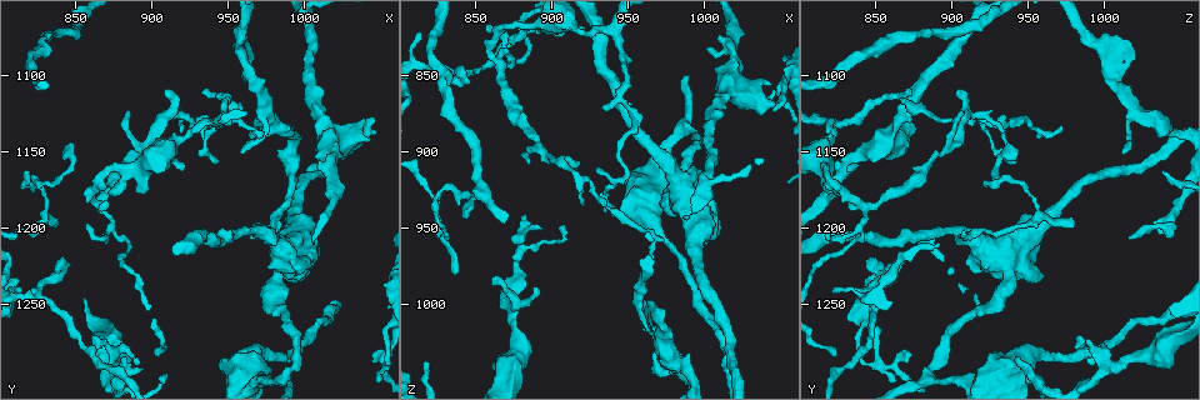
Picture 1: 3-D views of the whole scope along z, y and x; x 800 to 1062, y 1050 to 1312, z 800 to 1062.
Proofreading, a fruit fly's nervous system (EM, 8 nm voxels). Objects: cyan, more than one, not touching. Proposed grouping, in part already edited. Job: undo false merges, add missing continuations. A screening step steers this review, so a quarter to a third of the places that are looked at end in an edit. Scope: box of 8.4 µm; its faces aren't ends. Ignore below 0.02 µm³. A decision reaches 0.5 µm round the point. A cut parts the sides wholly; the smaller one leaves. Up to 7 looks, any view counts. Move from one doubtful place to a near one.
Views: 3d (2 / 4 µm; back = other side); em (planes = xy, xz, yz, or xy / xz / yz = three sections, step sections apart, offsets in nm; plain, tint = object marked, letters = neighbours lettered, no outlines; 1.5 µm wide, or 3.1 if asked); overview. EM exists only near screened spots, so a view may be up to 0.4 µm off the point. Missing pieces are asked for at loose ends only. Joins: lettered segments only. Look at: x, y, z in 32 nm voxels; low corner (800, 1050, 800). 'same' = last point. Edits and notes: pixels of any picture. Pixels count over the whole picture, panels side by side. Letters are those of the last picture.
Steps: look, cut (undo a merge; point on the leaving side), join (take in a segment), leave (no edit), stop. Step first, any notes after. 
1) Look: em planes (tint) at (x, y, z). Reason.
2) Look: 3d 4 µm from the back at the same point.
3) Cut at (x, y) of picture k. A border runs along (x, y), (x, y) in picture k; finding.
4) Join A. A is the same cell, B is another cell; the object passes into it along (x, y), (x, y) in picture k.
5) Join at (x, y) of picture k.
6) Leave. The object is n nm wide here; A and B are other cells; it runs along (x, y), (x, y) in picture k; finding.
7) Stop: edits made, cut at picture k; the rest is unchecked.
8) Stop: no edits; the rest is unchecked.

Look: 3d 4 µm from the back at (944, 1114, 860). Abrupt turn.

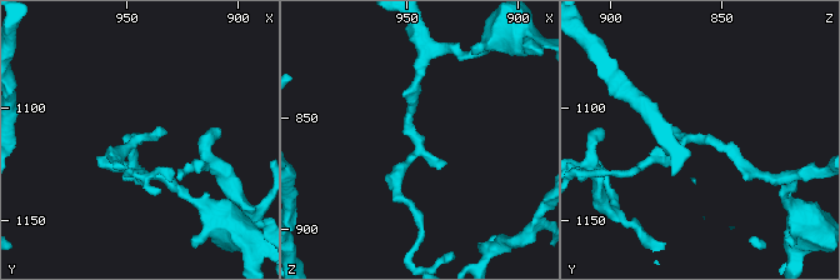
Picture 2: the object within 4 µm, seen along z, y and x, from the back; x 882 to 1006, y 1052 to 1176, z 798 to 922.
Look: em planes (letters) at (945, 1115, 860). Shape alone is not enough.

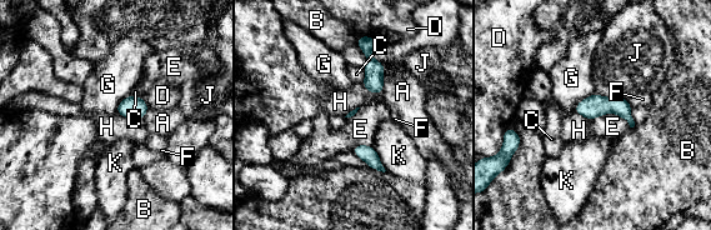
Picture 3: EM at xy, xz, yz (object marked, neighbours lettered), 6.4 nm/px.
Leave. The object is 40 nm wide here; A, B, C, D, E, F, G, H, J and K are other cells; a border runs along (589, 120), (615, 113), (630, 128) in picture 3; continuous, no second neuron.

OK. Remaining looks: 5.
Look: 3d 4 µm at (914, 1144, 818). Thick turns thin.

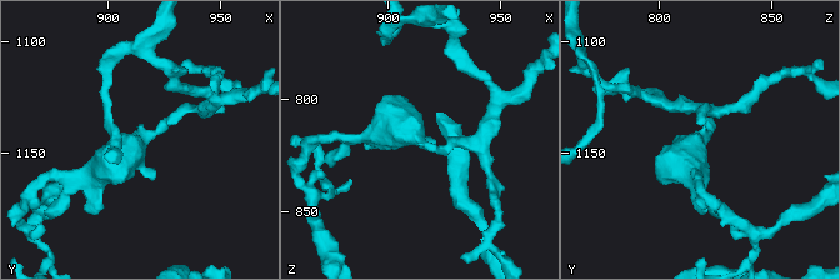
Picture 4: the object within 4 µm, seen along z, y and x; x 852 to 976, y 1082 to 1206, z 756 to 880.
Look: em xz step 4 (tint) at (914, 1145, 818).

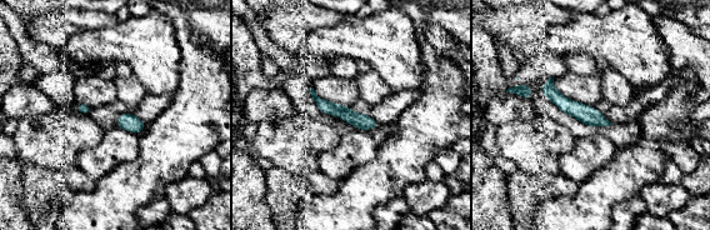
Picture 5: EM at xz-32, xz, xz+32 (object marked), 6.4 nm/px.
Look: em yz step 4 (letters) at the same point. Another direction.

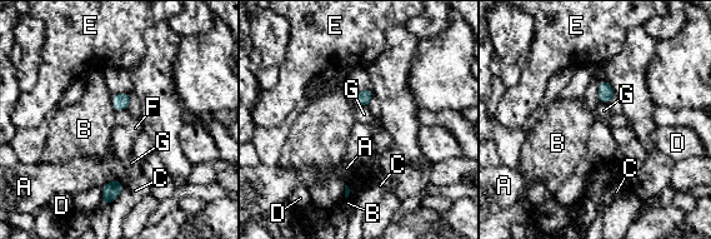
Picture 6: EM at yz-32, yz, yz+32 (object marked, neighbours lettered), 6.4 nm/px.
Leave. A, B, C, D, E, F and G are other cells; a border runs along (111, 96), (111, 106), (115, 111) in picture 6; continuous, no second neuron.

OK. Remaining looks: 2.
Look: em planes (tint) at (828, 1176, 950). Thin neck.

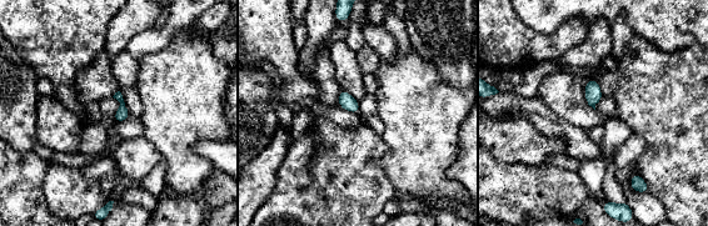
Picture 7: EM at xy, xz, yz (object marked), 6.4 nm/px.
Look: em planes (letters) at the same point. See the neighbours.

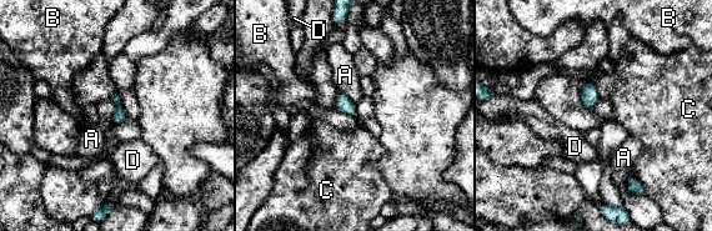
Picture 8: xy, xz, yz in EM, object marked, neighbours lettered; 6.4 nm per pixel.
Leave. The longest contact is with A, 220 nm; A, B, C and D are other cells; a border runs along (587, 80), (581, 101), (591, 113) in picture 8; continuous, no second neuron.

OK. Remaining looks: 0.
Stop: no edits; the rest is unchecked.

